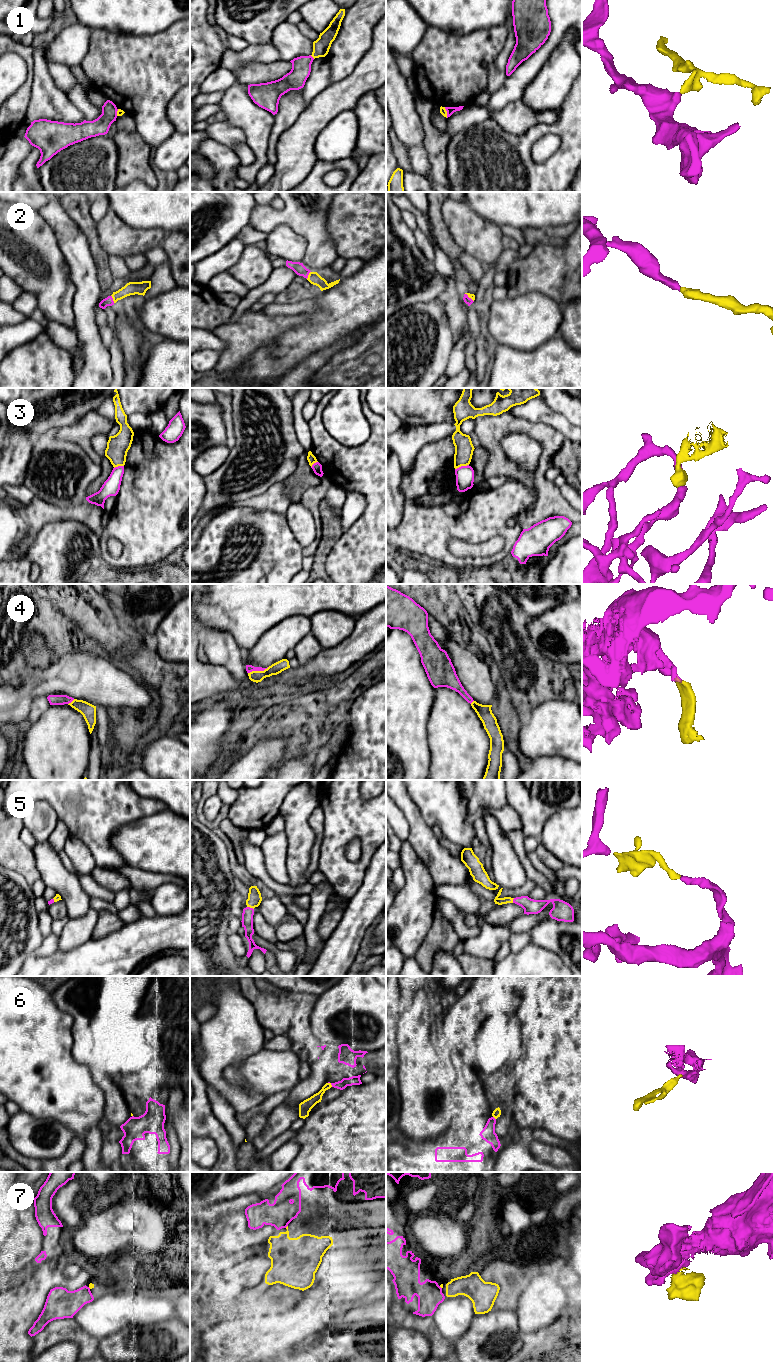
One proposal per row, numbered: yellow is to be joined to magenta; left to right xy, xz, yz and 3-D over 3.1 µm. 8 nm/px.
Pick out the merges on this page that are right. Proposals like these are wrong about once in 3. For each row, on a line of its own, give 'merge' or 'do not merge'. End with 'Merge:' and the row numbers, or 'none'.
1: do not merge
2: merge
3: do not merge
4: merge
5: merge
6: merge
7: merge
Merge: 2, 4, 5, 6, 7

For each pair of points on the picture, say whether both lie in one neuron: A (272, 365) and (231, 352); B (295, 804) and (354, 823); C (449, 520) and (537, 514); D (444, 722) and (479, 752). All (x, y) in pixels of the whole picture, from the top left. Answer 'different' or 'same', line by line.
A: different
B: different
C: different
D: same

